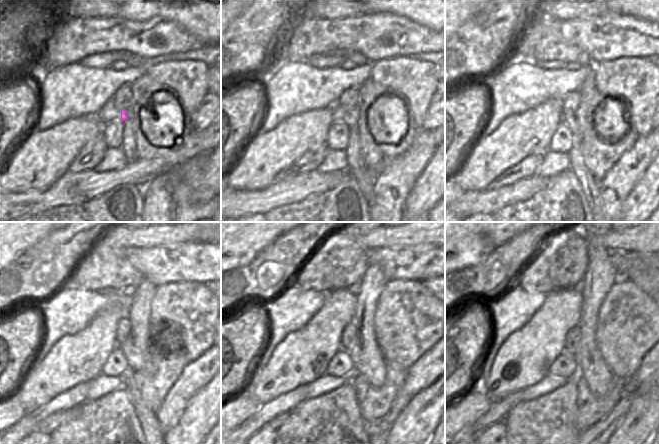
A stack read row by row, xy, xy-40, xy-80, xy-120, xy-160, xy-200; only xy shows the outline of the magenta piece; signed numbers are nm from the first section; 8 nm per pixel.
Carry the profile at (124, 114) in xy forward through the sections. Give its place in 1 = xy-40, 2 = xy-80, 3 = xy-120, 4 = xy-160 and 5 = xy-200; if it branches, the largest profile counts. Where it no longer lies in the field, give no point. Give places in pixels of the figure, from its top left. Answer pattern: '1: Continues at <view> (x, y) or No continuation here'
1: Continues at xy-40 (351, 116)
2: Continues at xy-80 (575, 121)
3: Continues at xy-120 (137, 348)
4: Continues at xy-160 (363, 350)
5: Continues at xy-200 (601, 274)

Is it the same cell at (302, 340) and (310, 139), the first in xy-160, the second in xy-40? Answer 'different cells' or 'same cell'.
same cell

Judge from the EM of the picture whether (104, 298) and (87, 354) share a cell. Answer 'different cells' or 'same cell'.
different cells

